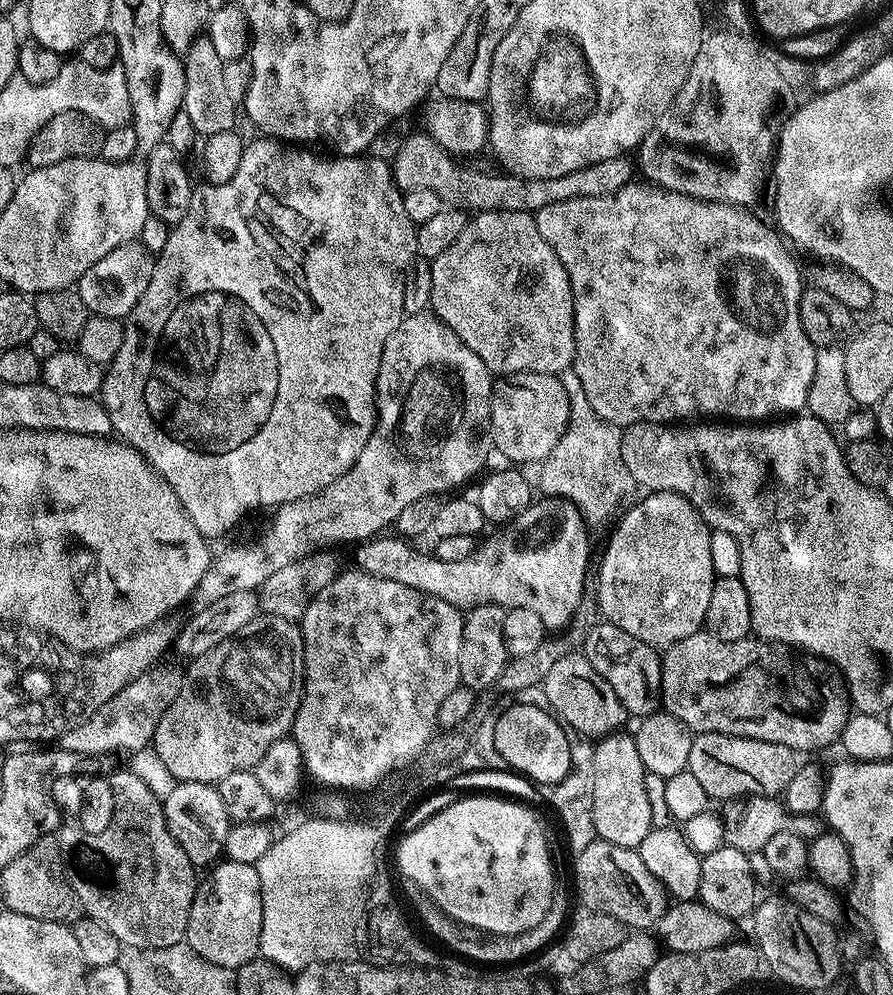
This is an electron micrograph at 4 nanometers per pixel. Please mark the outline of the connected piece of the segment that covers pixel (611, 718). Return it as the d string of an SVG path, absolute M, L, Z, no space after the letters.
M569 654L558 658L554 666L550 666L550 674L546 674L542 691L548 701L547 707L559 719L565 720L571 726L573 733L581 732L584 736L599 738L610 734L621 727L626 720L622 702L618 702L618 694L610 690L610 682L590 666L590 662L582 654Z

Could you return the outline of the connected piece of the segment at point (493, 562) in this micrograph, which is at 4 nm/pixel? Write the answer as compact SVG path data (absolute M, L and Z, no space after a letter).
M544 496L533 499L531 506L522 510L518 518L497 527L493 536L485 535L476 548L470 554L466 554L466 558L458 558L456 562L440 561L427 551L415 552L408 545L411 543L400 538L394 540L388 536L390 534L365 543L358 560L359 567L365 572L378 578L390 578L390 582L402 582L402 586L414 586L414 590L425 592L434 598L442 598L442 602L450 602L450 606L455 608L467 610L483 604L496 604L505 610L534 610L534 614L542 618L545 629L563 629L575 615L584 598L584 575L588 572L588 531L589 525L580 512L579 505L574 501L562 496Z

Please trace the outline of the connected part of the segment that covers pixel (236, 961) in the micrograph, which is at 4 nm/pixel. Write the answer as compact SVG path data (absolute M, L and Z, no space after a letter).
M227 858L221 859L212 870L205 880L203 877L199 881L194 894L186 943L206 962L235 970L260 956L262 890L258 870L254 864Z

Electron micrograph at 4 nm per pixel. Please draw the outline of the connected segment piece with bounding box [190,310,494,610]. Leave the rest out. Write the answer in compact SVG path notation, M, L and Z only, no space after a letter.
M428 310L422 313L405 315L394 330L394 334L390 334L390 338L386 338L386 346L382 350L382 362L376 379L376 410L378 413L376 428L372 432L372 437L366 442L362 454L358 454L354 466L350 470L346 470L346 474L342 474L342 478L330 482L330 486L326 486L320 492L315 492L313 496L298 498L293 504L282 504L275 509L271 513L272 521L265 526L264 533L260 536L260 544L236 544L233 548L226 549L221 556L217 555L212 563L208 565L206 574L202 574L202 582L198 582L198 586L192 592L191 607L199 610L206 606L214 606L214 602L218 602L230 594L259 589L260 585L266 582L266 578L270 578L270 574L282 570L282 566L290 566L290 562L301 560L304 556L310 556L317 550L331 549L333 547L331 544L352 544L355 540L360 540L359 542L369 541L385 530L391 529L394 521L398 518L398 514L402 514L402 509L405 506L410 506L410 502L415 502L417 498L446 494L444 492L450 488L454 488L470 479L483 466L484 459L488 456L487 448L490 448L488 419L490 418L493 383L494 376L493 373L488 371L486 362L482 362L482 358L478 358L478 354L474 354L474 350L470 350L470 346L466 346L466 342L462 342L462 338L458 338L458 334L454 334L454 330L450 330L450 326L446 326L446 322L442 322Z

